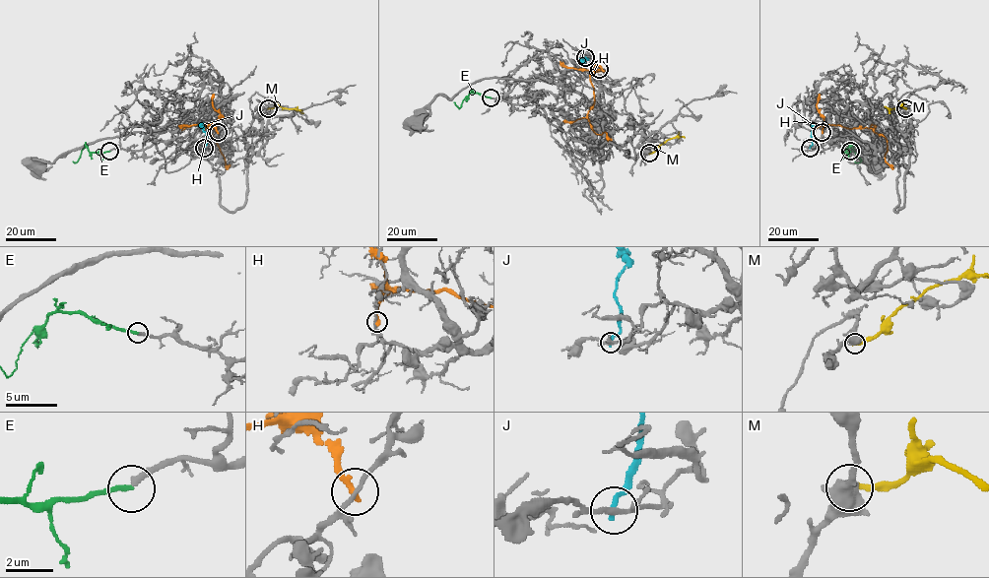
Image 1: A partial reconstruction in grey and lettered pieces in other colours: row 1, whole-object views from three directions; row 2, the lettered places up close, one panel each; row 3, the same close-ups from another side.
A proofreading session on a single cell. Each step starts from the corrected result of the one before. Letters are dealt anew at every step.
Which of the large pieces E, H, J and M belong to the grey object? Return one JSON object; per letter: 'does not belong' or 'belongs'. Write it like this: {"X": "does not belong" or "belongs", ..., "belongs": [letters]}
{"E": "belongs", "H": "does not belong", "J": "does not belong", "M": "does not belong", "belongs": ["E"]}

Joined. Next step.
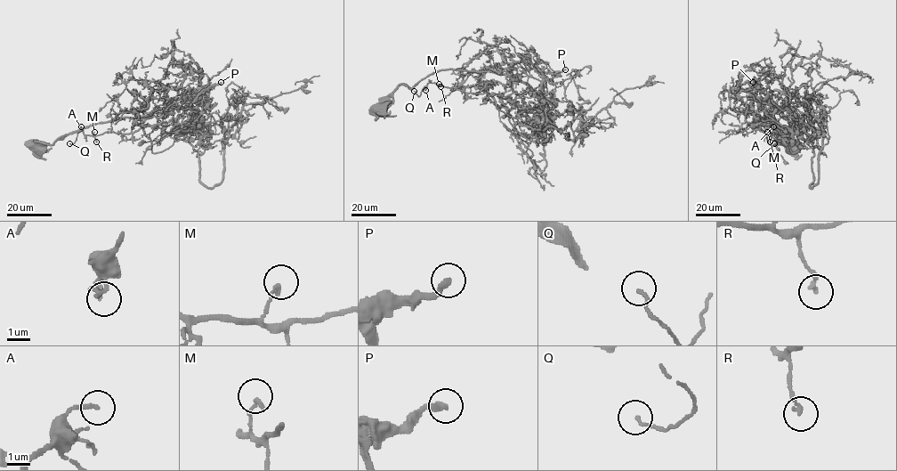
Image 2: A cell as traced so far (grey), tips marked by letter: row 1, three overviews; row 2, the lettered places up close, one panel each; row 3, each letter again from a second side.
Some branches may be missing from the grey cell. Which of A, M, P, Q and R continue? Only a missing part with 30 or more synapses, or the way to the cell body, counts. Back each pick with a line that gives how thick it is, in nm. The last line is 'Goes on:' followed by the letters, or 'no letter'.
P: 300 nm
Goes on: P

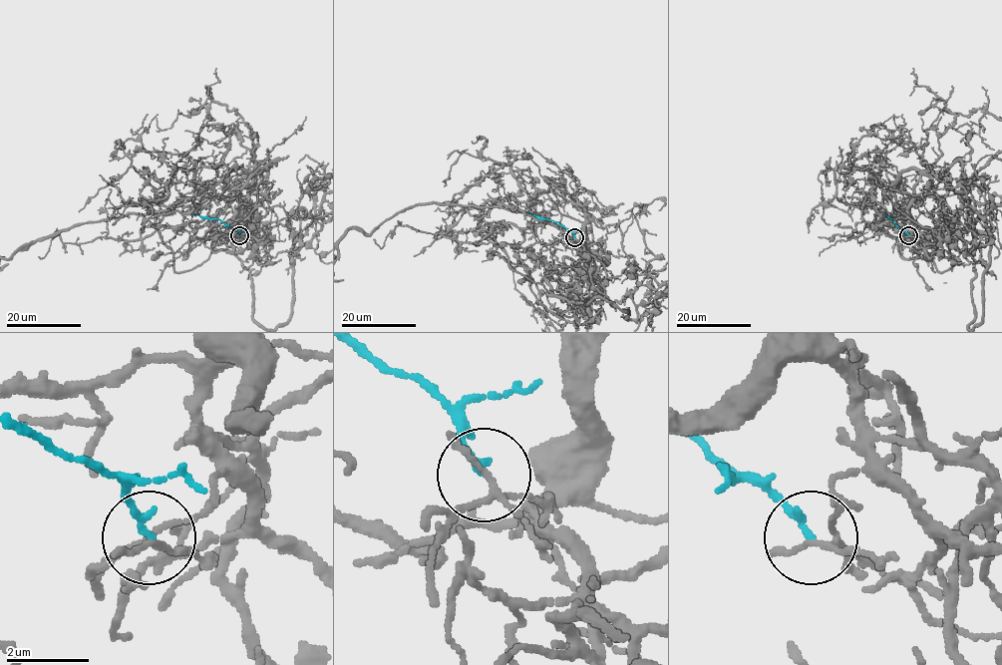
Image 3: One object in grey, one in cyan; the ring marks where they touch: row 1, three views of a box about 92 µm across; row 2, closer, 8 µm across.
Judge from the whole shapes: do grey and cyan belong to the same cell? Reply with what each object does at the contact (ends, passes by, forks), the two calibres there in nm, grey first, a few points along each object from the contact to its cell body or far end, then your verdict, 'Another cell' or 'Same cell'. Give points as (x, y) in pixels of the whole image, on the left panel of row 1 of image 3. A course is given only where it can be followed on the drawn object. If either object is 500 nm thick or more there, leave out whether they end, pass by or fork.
At the ring grey forks. At the ring cyan ends. Thickness 120 nm (grey) against 180 nm. Course of grey: (240, 236), (246, 229), (251, 174), (232, 169), (169, 208), (75, 224), (9, 258). Course of cyan: (240, 235), (219, 219), (190, 214). Another cell

